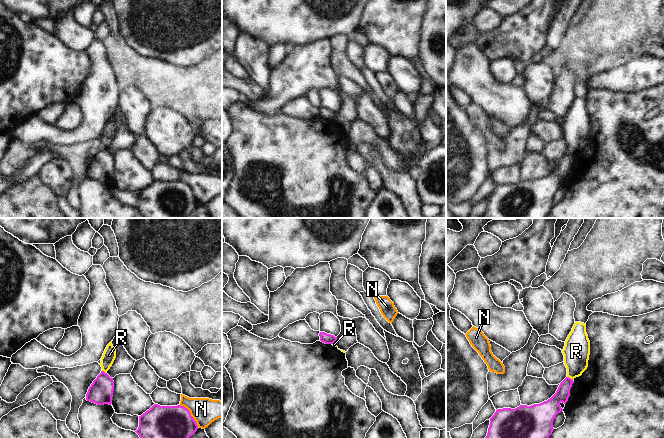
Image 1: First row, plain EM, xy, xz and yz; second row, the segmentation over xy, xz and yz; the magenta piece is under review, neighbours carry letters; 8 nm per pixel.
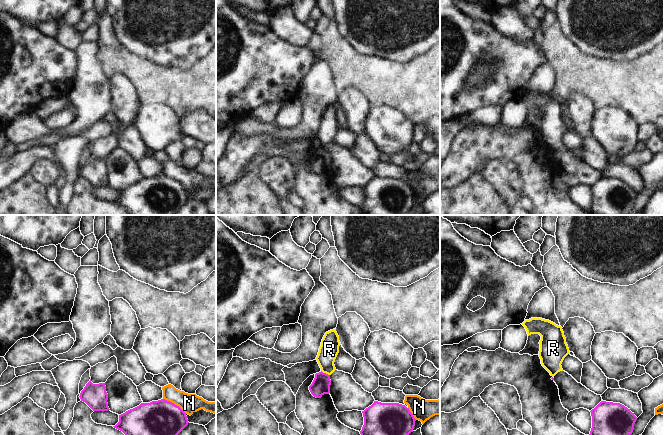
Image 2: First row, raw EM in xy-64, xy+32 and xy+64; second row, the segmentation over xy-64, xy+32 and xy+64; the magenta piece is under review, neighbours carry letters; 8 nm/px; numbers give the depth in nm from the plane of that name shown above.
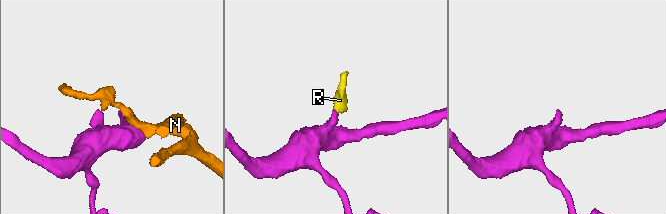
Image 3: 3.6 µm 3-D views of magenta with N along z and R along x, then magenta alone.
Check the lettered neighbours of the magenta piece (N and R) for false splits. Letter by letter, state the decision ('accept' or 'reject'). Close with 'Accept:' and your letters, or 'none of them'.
N: reject
R: reject
Accept: none of them

